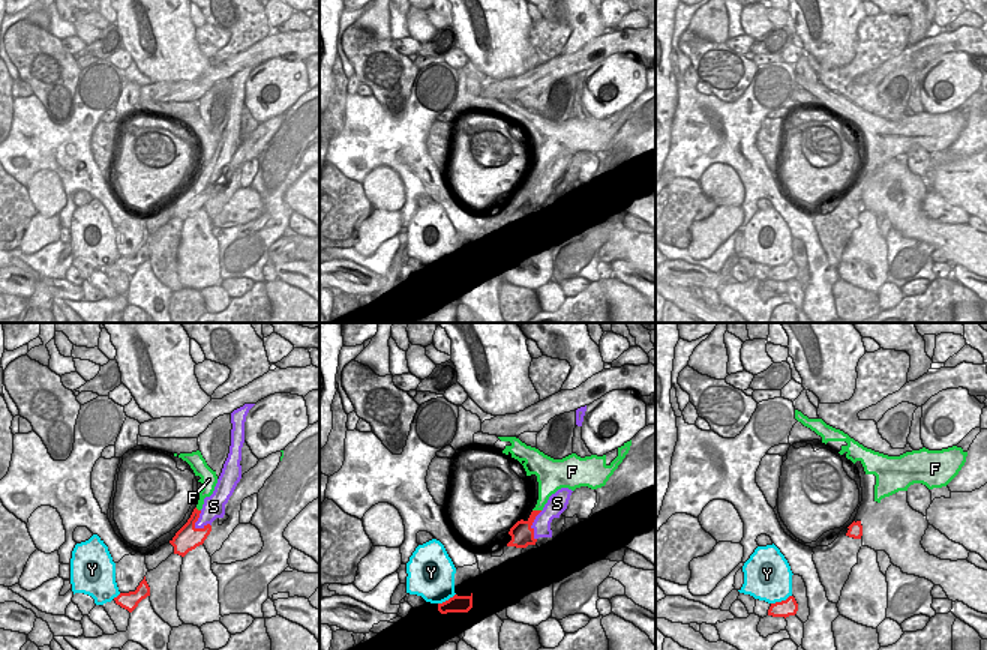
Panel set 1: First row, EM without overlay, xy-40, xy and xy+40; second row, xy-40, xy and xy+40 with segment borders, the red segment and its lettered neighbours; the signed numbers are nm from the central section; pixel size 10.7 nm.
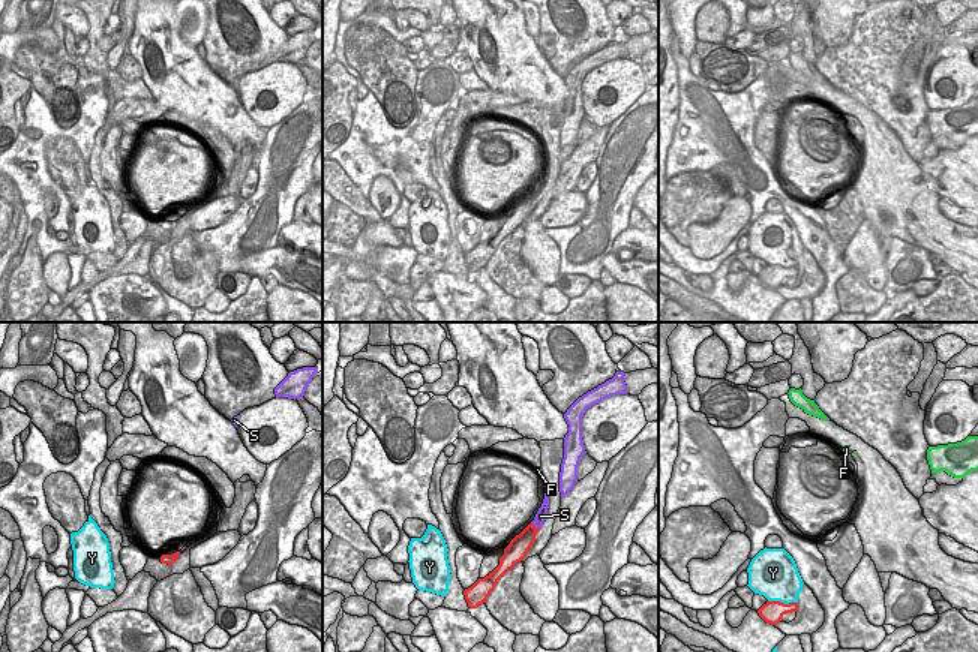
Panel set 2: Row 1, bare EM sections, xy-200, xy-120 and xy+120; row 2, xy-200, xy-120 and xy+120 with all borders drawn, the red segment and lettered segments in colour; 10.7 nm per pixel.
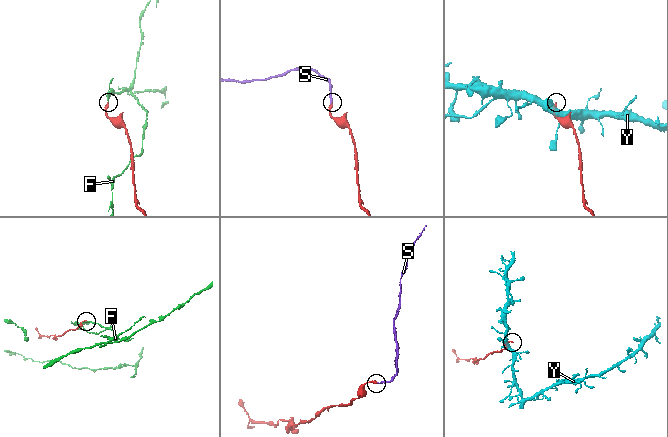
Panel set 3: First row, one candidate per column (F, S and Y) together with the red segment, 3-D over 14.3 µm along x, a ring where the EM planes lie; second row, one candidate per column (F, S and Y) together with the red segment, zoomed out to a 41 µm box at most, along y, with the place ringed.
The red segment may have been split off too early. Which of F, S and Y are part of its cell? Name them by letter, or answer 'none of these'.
S

